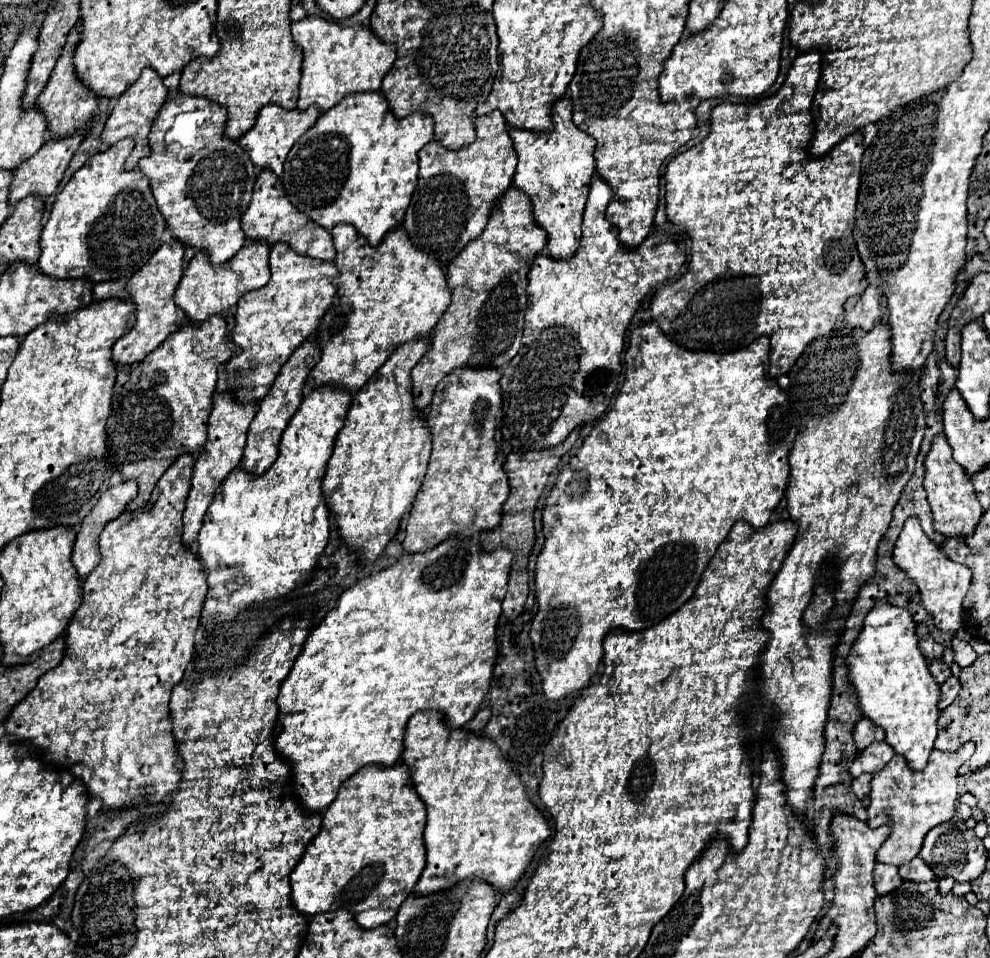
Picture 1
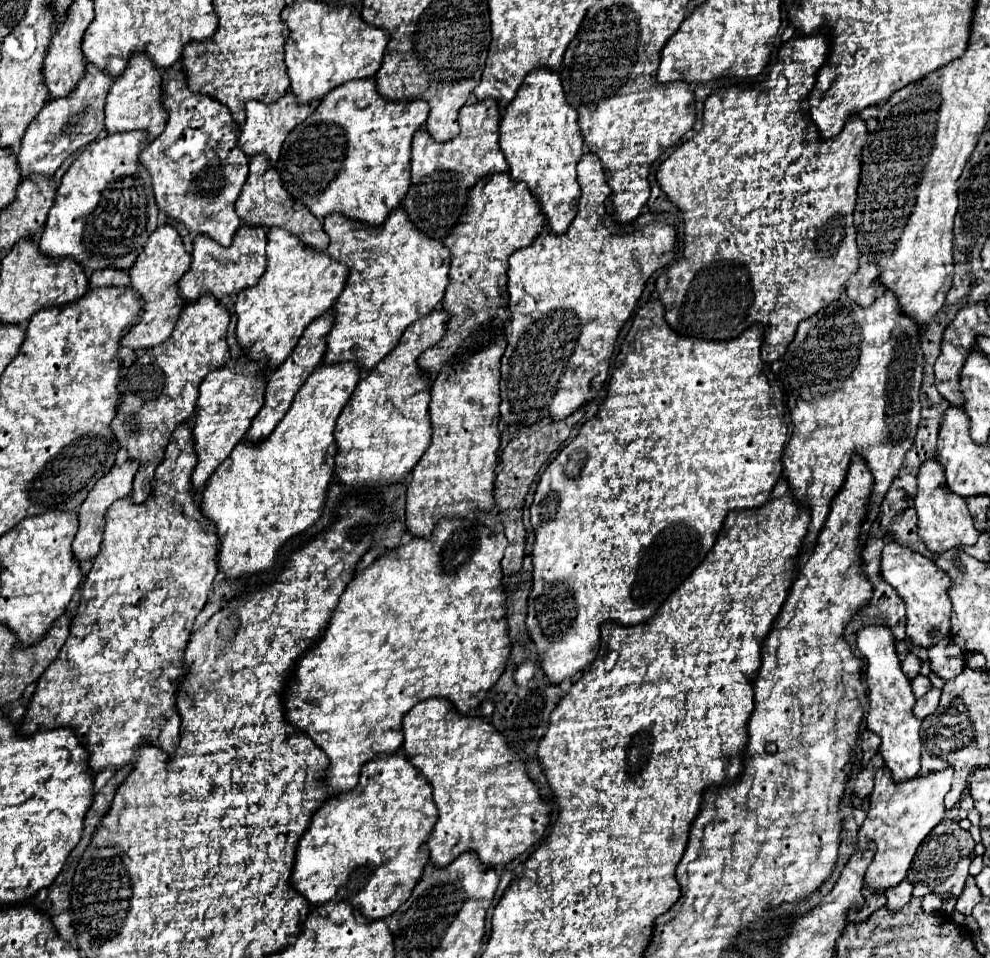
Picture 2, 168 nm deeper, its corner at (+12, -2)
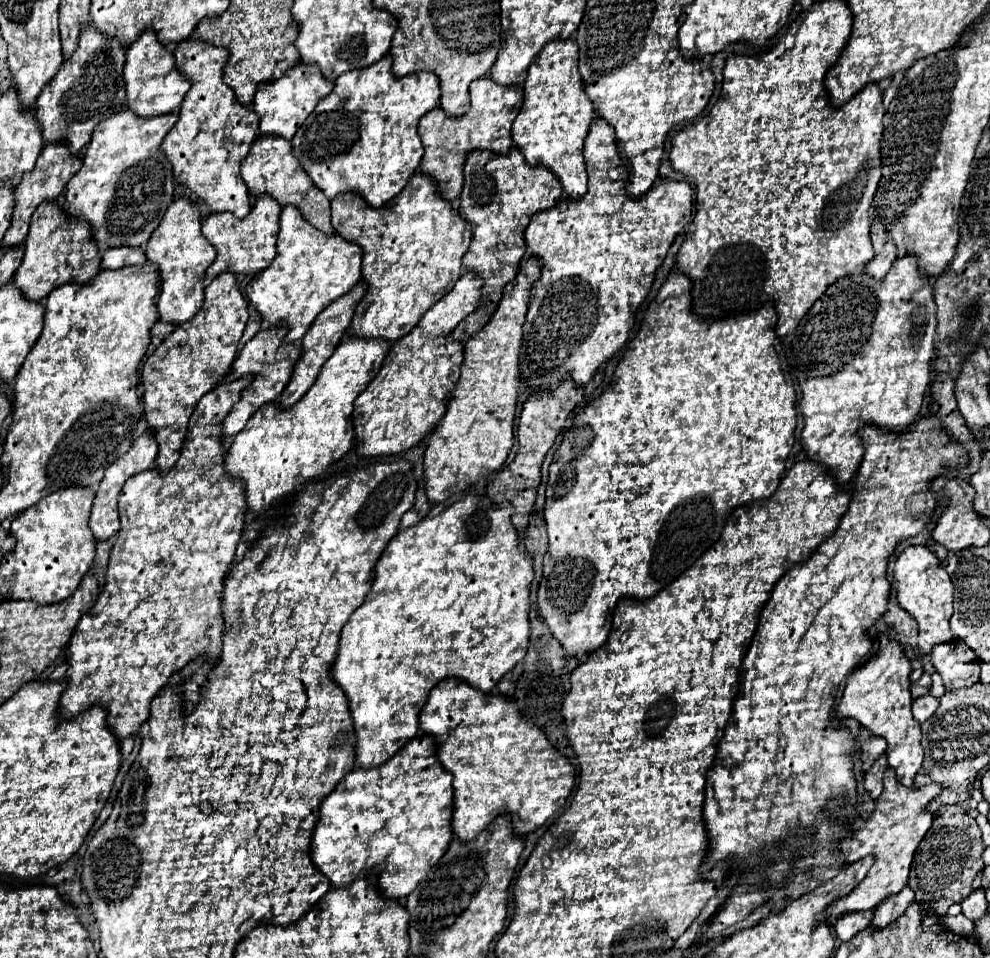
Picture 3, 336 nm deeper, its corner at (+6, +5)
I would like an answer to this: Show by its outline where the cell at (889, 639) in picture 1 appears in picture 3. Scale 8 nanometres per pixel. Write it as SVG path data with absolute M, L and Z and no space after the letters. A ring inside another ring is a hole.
M881 637L881 649L879 653L853 671L847 679L847 687L843 693L843 699L837 707L835 717L837 719L855 719L861 727L869 729L873 735L883 737L887 741L887 763L891 769L895 769L897 779L901 785L911 787L915 781L917 771L923 763L923 747L921 747L921 727L911 715L911 663L909 659L903 659L903 649L897 641L889 641Z

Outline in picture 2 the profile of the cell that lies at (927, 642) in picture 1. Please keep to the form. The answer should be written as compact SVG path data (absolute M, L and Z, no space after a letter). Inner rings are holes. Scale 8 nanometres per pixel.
M897 642L897 652L899 652L899 658L901 658L901 666L903 666L905 676L907 676L909 680L913 680L913 678L919 674L919 668L921 668L923 662L921 662L915 654L911 654L911 652L907 650L907 644L905 644L905 642Z

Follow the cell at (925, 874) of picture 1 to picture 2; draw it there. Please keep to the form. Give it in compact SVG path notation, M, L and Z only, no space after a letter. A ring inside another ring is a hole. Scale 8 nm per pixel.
M905 878L903 882L899 882L897 886L893 886L893 888L889 888L887 892L885 892L885 896L887 896L887 908L889 910L901 910L907 902L909 902L909 898L911 898L911 892L913 892L913 884Z

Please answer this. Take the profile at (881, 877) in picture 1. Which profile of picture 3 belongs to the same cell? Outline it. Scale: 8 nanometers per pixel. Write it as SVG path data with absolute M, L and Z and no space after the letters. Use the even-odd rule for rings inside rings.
M857 911L847 913L835 921L835 935L841 941L849 941L857 935L857 931L863 931L869 925L869 919L873 919L873 911Z

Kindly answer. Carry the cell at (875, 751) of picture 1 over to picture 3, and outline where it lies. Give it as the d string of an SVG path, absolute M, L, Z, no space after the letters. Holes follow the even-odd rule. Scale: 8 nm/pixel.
M881 755L881 757L873 763L873 767L865 773L865 791L867 791L873 799L877 799L877 797L881 795L881 791L883 791L883 773L885 773L885 769L887 769L887 757Z

